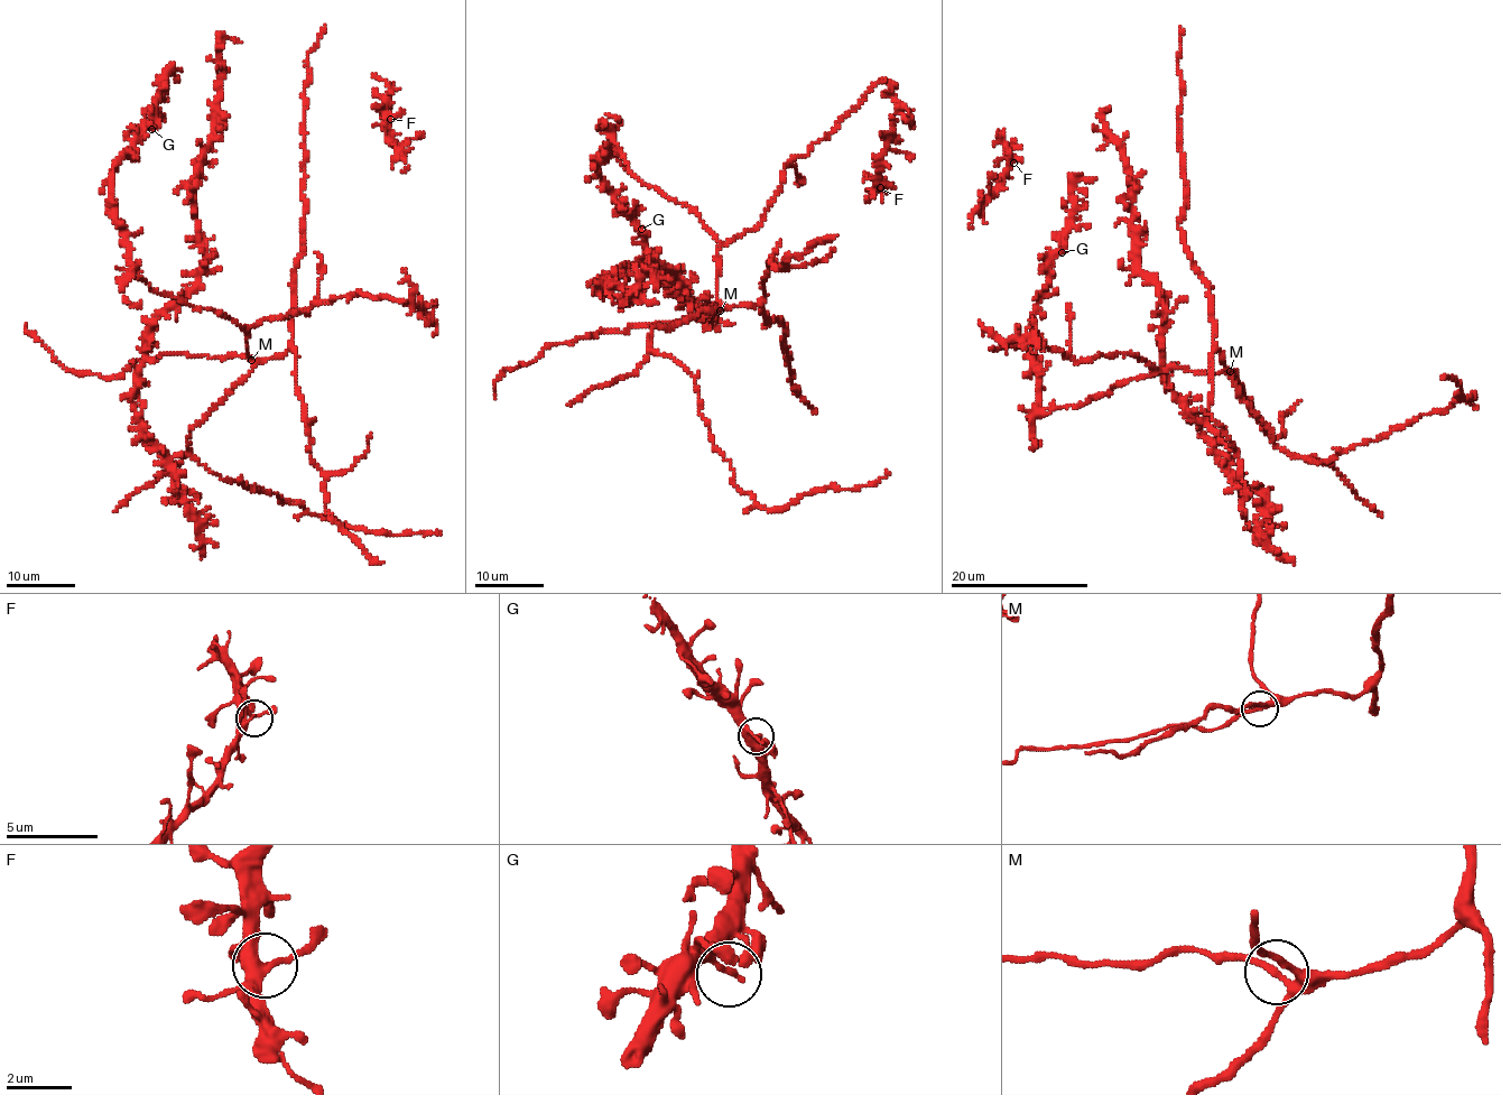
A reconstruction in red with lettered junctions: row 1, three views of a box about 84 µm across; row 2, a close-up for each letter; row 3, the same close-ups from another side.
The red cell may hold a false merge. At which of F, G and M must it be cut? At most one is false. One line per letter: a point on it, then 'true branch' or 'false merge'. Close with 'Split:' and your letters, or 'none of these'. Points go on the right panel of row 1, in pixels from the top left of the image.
F: at (1013, 163); true branch
G: at (1062, 252); true branch
M: at (1230, 371); true branch
Split: none of these

